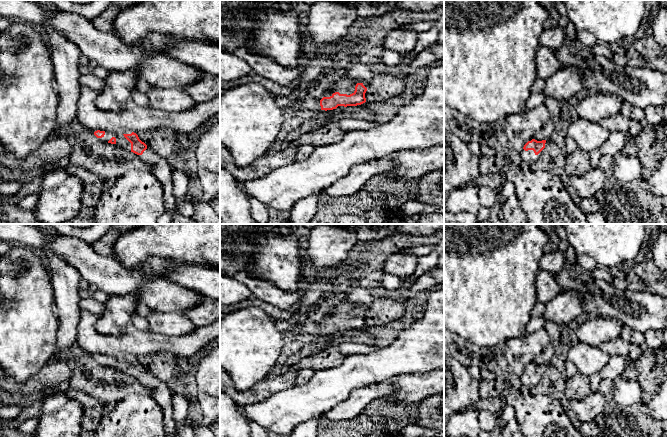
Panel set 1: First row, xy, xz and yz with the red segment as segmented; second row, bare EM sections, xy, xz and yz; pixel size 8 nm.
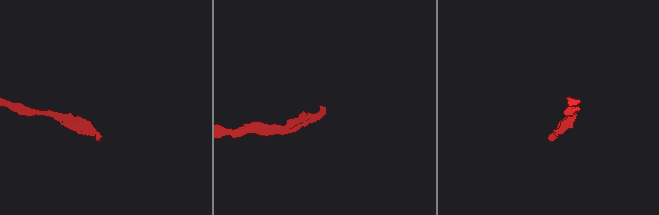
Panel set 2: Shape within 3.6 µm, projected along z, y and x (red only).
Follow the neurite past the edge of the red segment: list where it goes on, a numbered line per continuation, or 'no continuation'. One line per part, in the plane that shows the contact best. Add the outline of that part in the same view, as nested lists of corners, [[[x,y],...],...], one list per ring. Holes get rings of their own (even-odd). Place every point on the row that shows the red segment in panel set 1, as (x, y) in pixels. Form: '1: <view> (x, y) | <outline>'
1: xz (345, 86) | [[[342,79],[341,81],[339,81],[334,88],[332,88],[331,90],[327,91],[323,97],[330,97],[332,96],[333,93],[335,92],[339,92],[340,94],[347,94],[350,95],[352,93],[354,93],[355,91],[355,86],[356,86],[356,82],[353,82],[352,80],[348,80],[348,79]]]

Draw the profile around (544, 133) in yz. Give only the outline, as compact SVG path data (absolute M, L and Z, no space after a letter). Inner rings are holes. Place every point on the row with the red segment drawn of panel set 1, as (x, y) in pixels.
M548 98L545 100L545 105L549 111L549 118L545 125L534 136L533 139L537 141L547 140L556 126L561 122L562 101Z

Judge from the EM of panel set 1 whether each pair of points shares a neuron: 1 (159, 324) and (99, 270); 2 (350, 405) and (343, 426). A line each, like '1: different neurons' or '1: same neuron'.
1: different neurons
2: different neurons

